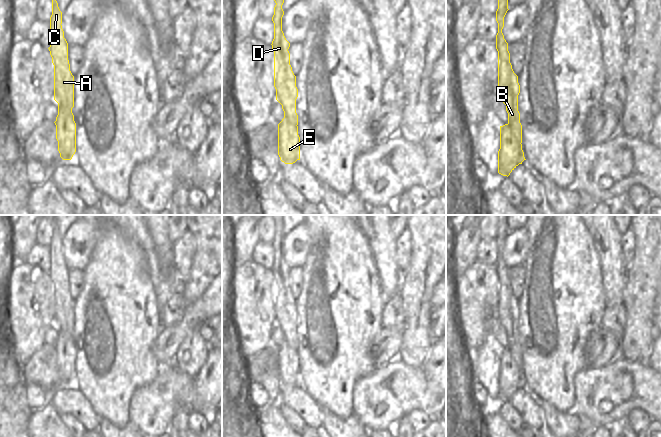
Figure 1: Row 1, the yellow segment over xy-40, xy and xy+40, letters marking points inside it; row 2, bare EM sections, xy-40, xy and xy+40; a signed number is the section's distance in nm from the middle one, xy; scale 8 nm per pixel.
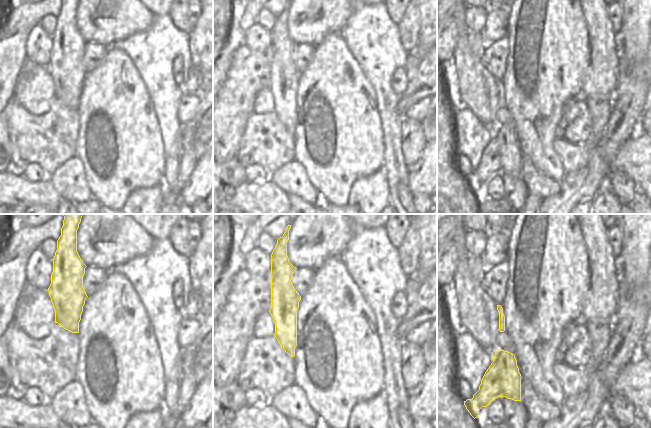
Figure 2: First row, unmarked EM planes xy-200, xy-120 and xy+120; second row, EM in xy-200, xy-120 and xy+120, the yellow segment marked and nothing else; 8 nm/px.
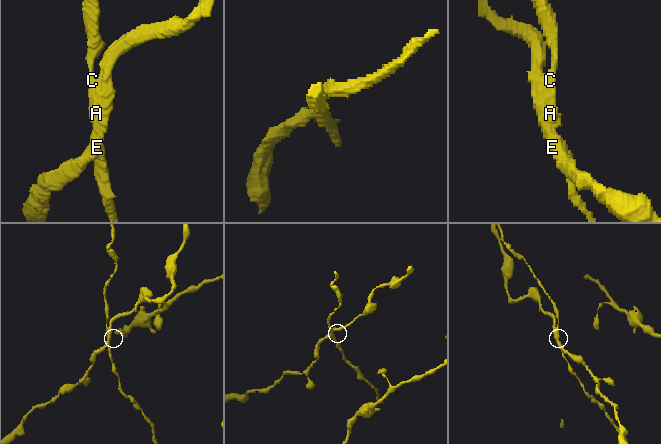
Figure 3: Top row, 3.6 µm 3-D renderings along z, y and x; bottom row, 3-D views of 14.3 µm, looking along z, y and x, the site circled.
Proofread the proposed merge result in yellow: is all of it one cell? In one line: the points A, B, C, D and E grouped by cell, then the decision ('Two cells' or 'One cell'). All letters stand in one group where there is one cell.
Groups: A B C D / E. Two cells

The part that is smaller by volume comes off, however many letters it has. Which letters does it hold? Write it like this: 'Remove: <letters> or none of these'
Remove: A, B, C, D

